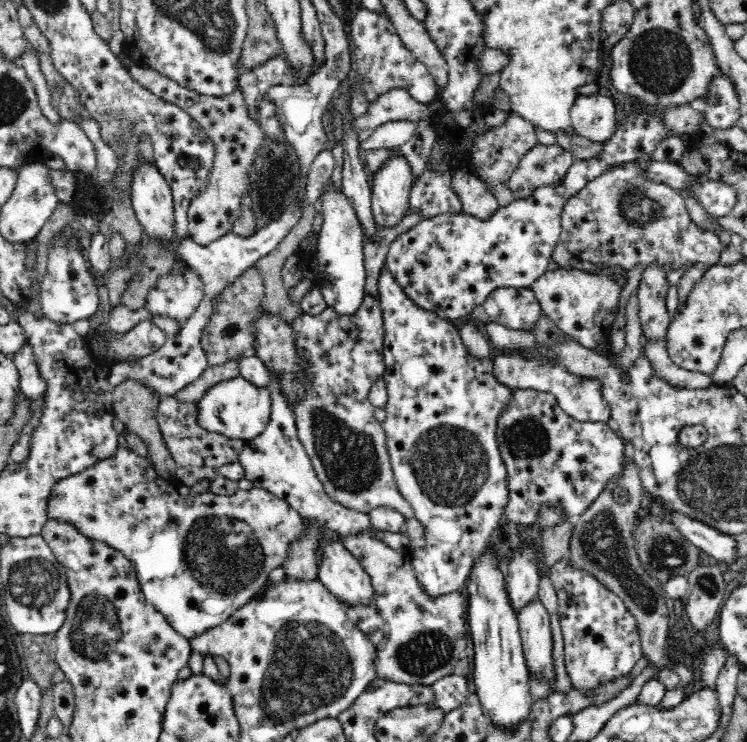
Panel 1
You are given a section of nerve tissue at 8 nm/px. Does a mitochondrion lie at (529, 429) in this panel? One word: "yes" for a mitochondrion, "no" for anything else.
yes

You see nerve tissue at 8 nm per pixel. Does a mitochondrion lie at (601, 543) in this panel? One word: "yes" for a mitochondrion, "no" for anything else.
yes

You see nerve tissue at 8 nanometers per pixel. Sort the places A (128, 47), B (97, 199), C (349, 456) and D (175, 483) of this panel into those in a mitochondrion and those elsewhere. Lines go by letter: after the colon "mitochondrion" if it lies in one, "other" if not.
A: other
B: other
C: mitochondrion
D: other

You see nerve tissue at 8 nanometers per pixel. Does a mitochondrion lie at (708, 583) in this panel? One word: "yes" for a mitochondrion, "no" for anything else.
yes

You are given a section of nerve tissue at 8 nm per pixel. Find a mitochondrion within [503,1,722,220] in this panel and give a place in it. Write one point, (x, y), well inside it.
(661, 60)

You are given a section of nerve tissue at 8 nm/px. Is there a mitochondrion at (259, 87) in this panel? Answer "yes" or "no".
no

